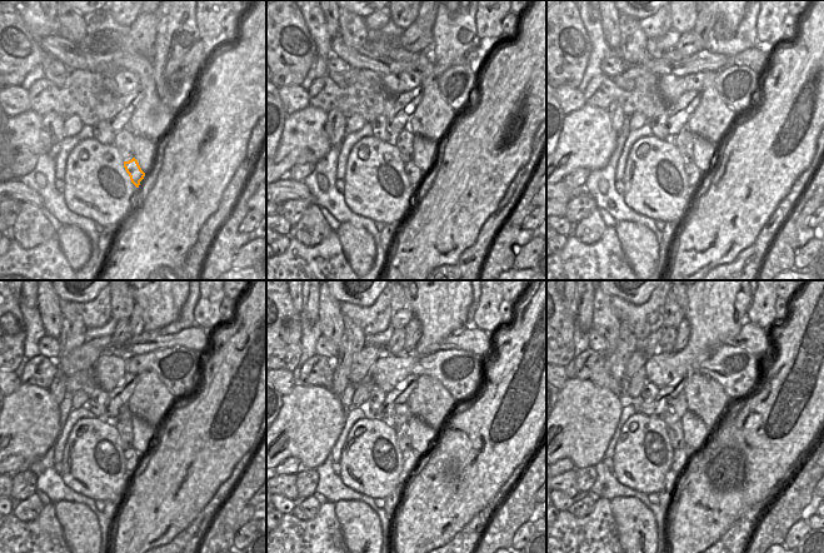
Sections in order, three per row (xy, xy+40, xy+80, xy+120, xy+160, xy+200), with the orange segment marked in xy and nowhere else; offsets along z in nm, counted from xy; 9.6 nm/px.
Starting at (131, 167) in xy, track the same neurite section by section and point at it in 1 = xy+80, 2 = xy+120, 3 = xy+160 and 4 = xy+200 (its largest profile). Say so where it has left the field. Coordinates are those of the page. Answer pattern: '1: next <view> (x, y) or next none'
1: next xy+80 (694, 174)
2: next xy+120 (131, 458)
3: next xy+160 (409, 456)
4: next xy+200 (680, 456)

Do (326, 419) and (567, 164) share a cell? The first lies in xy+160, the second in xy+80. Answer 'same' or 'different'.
same

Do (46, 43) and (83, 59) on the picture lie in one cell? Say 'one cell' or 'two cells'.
one cell

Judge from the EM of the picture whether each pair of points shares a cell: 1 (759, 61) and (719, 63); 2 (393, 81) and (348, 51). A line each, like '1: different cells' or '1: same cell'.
1: same cell
2: different cells

